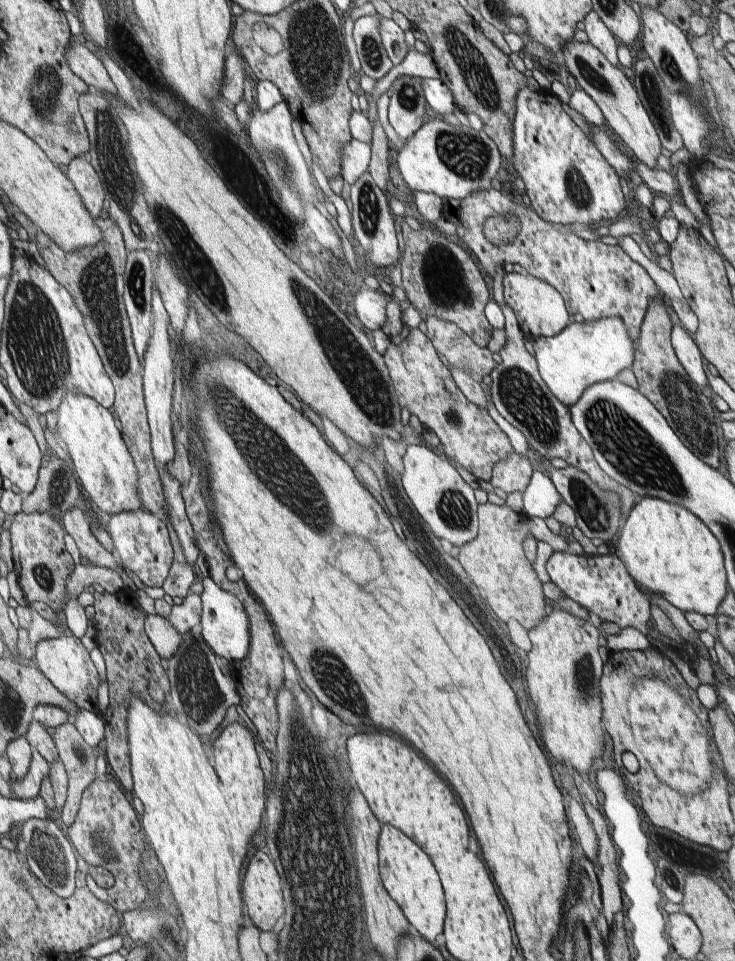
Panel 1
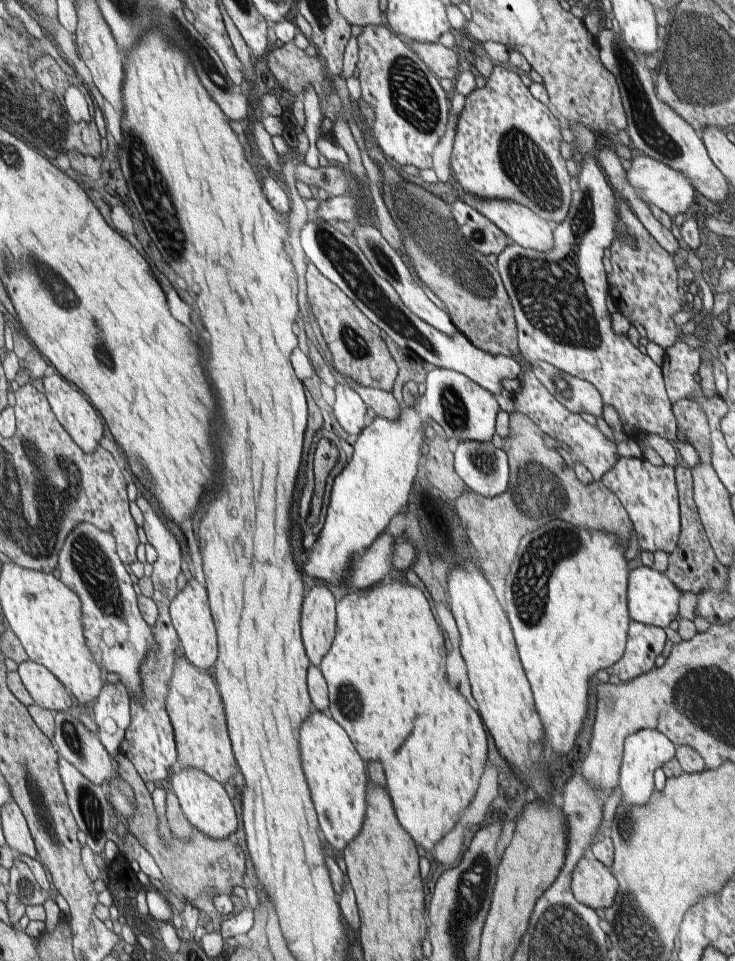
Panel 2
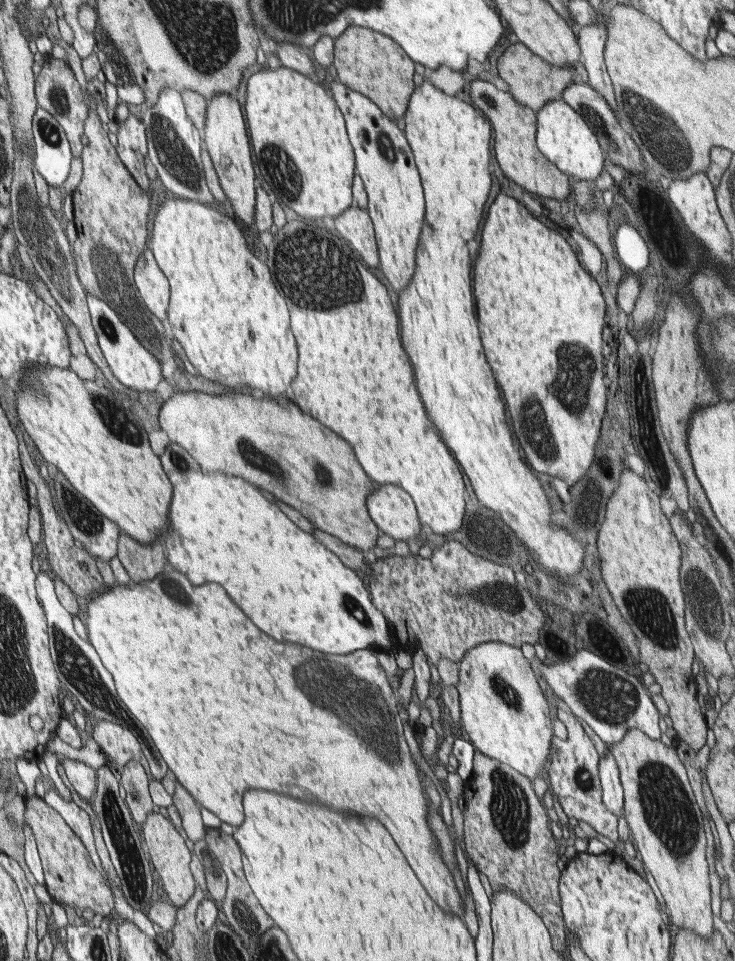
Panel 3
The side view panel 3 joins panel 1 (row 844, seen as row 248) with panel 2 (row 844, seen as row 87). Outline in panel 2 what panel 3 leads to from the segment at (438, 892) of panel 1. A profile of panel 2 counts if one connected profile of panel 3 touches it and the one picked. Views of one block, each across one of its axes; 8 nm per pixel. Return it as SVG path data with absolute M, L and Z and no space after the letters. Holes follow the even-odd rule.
M311 710L299 730L301 768L311 792L311 800L319 820L319 834L323 842L329 842L335 852L341 852L363 828L365 822L365 768L361 754L355 752L353 740L327 712Z

